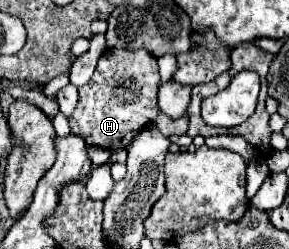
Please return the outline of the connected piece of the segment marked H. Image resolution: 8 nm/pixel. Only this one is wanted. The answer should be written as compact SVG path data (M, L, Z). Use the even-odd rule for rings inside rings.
M109 50L97 62L95 74L89 84L79 88L79 102L75 112L69 116L69 126L73 134L85 138L89 146L103 150L123 150L129 142L143 130L147 122L157 122L160 132L169 137L187 132L187 114L177 122L161 116L157 108L157 88L159 88L159 70L157 60L149 52L127 52L127 50Z

